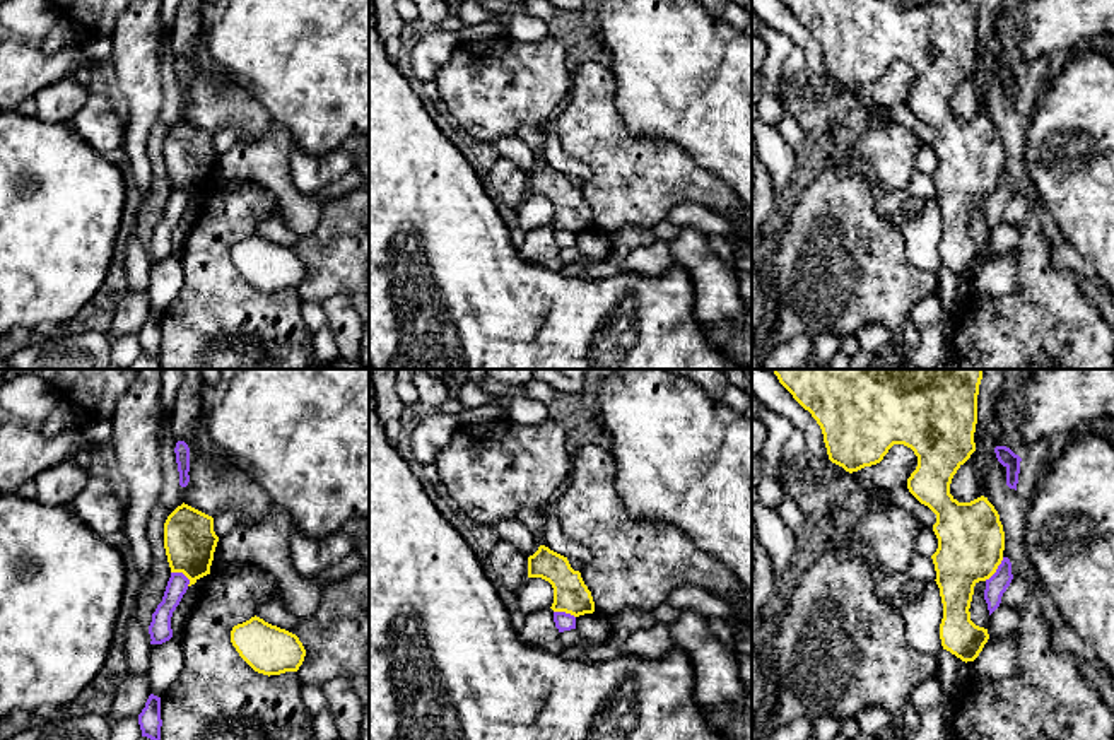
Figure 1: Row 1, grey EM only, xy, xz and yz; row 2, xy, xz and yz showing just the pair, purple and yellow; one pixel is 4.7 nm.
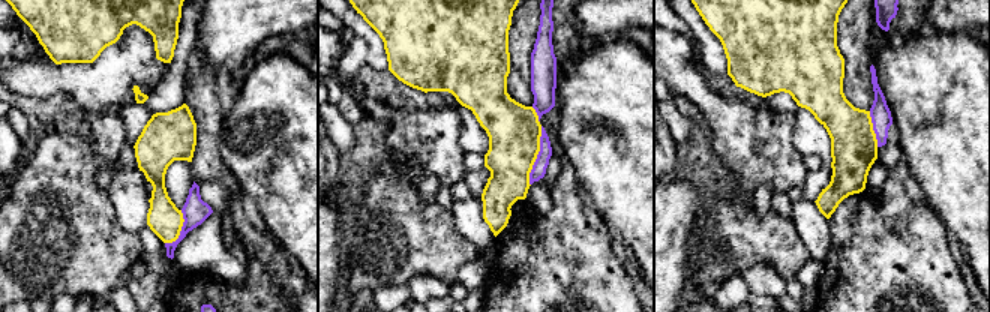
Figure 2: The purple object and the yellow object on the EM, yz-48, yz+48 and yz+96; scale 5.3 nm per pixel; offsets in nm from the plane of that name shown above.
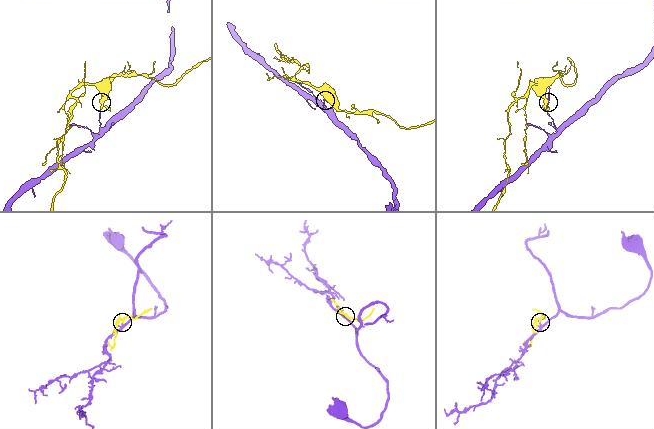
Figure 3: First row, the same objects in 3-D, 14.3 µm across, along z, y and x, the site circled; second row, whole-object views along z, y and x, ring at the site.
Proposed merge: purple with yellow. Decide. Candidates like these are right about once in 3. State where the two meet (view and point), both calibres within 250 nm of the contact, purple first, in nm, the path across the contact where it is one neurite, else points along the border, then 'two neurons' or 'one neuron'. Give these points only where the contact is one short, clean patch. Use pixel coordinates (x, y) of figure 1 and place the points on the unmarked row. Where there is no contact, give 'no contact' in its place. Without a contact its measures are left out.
yz (996, 187) | 100/320 nm | two neurons

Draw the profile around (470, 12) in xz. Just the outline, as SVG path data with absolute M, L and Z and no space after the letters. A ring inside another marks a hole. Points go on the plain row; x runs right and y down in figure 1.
M465 0L463 3L460 3L456 17L461 21L463 26L482 24L489 19L495 19L495 21L506 24L509 14L487 10L475 0Z

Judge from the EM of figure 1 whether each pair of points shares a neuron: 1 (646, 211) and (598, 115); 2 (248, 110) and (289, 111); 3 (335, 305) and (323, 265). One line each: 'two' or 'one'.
1: one
2: two
3: two

